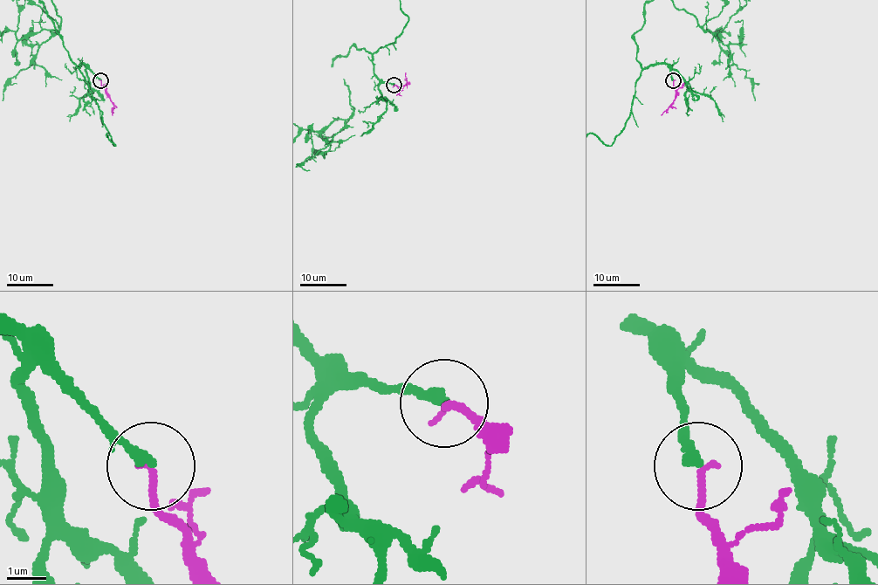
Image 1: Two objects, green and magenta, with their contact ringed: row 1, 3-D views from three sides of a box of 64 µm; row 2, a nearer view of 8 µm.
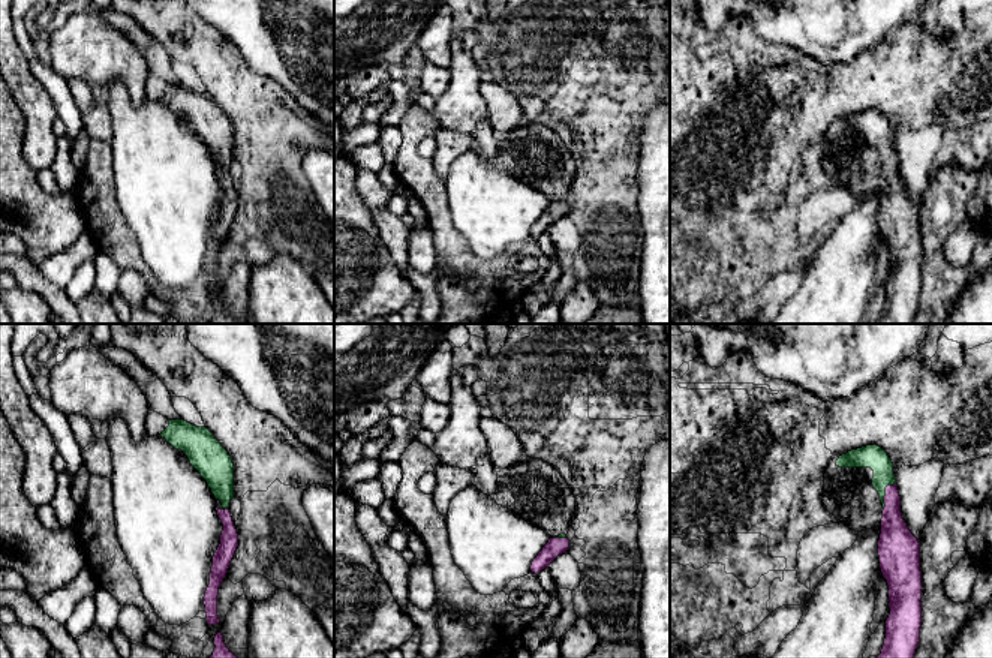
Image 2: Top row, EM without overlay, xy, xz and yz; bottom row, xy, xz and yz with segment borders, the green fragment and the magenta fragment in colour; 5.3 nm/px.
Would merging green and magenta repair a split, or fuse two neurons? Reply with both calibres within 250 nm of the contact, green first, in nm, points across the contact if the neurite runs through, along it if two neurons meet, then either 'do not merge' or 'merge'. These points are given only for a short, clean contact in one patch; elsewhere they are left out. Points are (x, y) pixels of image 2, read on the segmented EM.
calibres 130 and 170 nm; way yz (871, 456), (883, 468), (884, 493), (892, 504), (895, 538); merge

